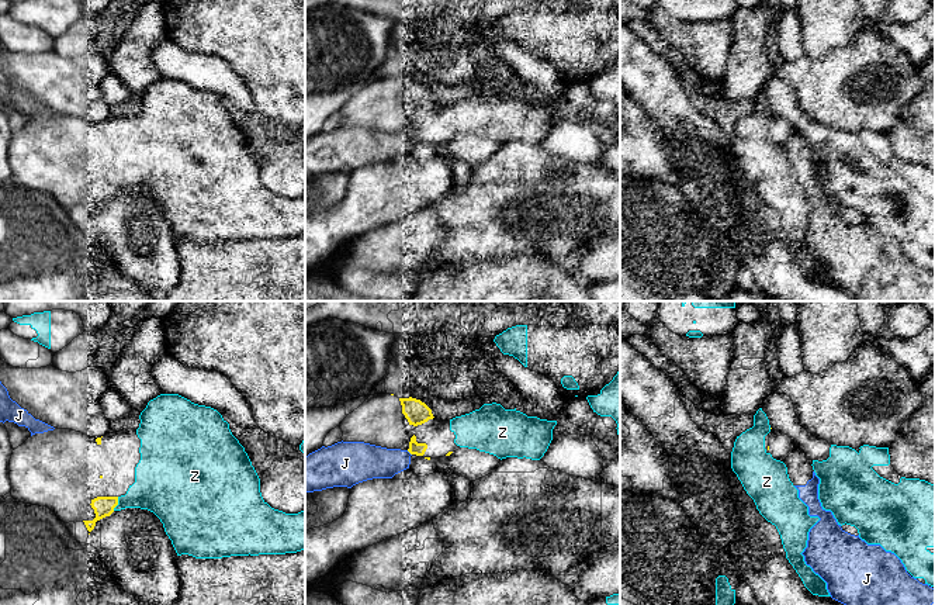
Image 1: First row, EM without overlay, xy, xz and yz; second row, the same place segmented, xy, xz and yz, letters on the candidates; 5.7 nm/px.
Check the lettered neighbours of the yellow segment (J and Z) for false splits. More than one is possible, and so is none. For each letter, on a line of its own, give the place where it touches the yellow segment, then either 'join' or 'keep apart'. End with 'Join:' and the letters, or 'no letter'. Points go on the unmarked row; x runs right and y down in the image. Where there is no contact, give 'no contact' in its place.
J: meets yellow in xz at (409, 137); join
Z: meets yellow in xy at (117, 189); keep apart
Join: J

